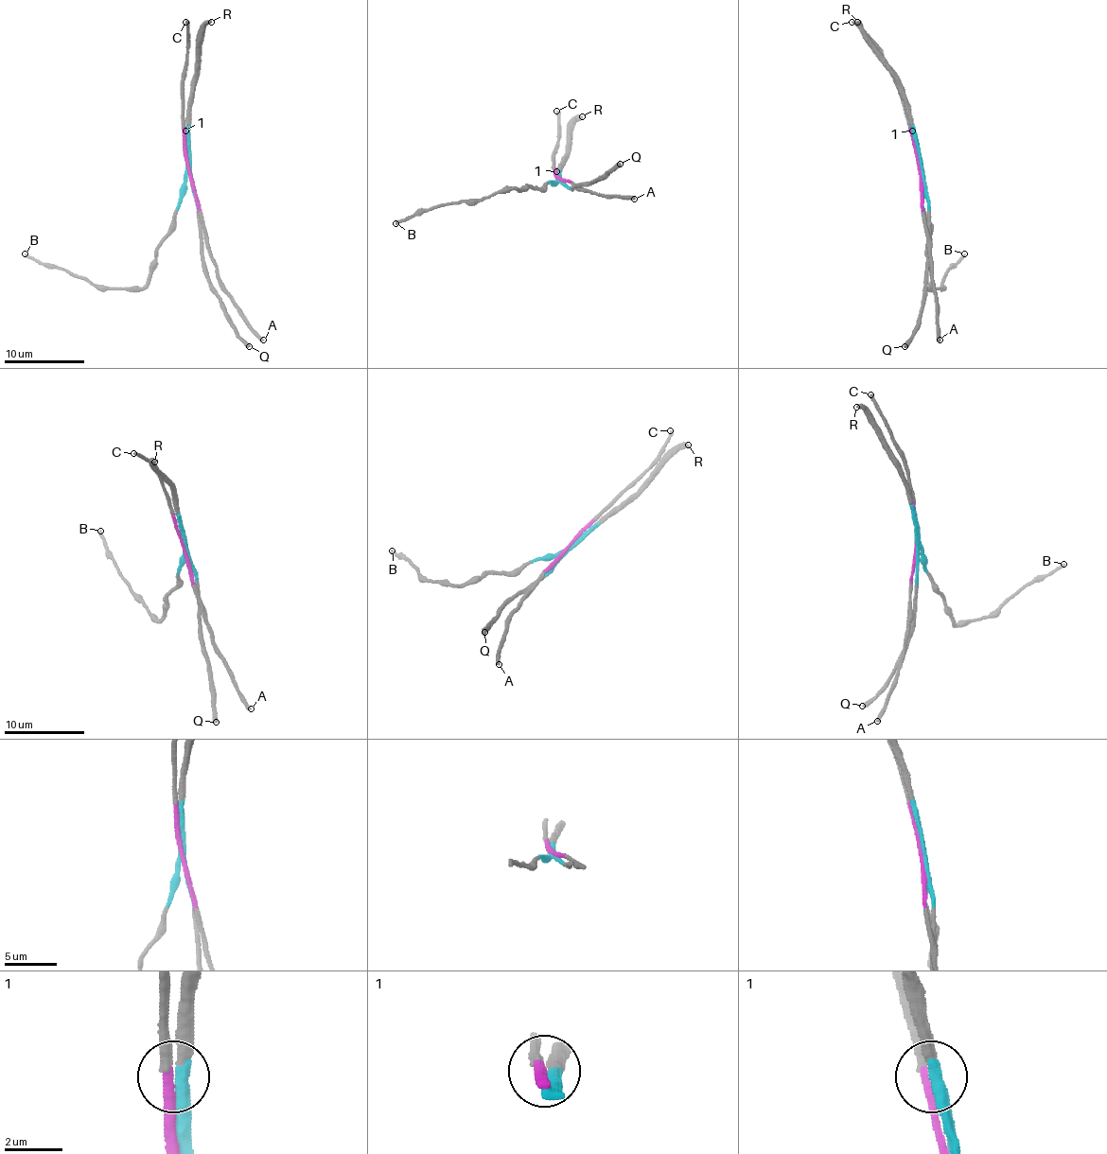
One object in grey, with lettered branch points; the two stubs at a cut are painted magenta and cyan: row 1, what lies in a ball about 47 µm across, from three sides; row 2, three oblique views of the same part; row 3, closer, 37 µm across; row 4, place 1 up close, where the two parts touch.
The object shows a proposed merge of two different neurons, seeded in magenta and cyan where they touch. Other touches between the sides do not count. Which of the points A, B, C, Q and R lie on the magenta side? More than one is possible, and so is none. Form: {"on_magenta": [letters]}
{"on_magenta": ["A", "C"]}

